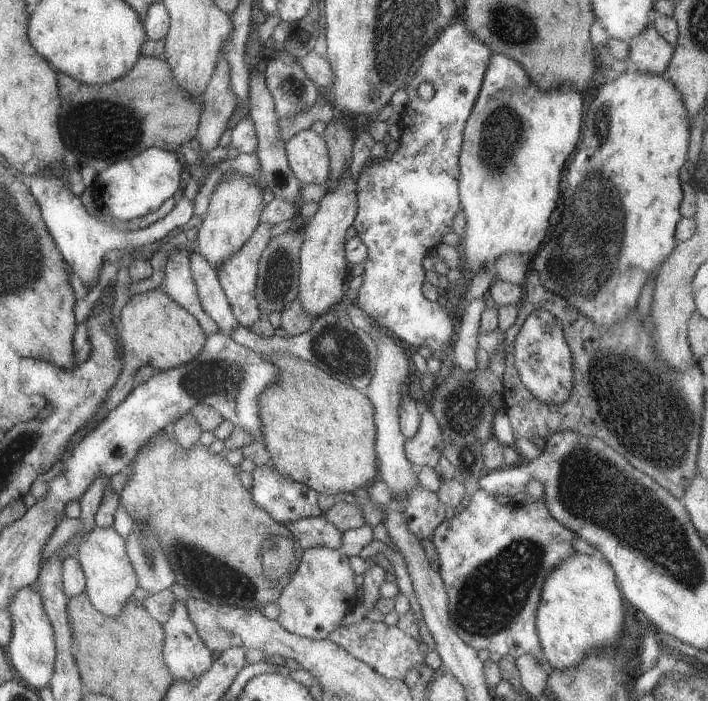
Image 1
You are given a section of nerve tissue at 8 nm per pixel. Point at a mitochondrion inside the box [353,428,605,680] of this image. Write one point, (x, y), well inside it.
(491, 597)

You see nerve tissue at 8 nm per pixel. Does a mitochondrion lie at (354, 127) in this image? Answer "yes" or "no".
no

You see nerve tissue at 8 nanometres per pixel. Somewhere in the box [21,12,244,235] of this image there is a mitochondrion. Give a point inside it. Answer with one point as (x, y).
(101, 128)

